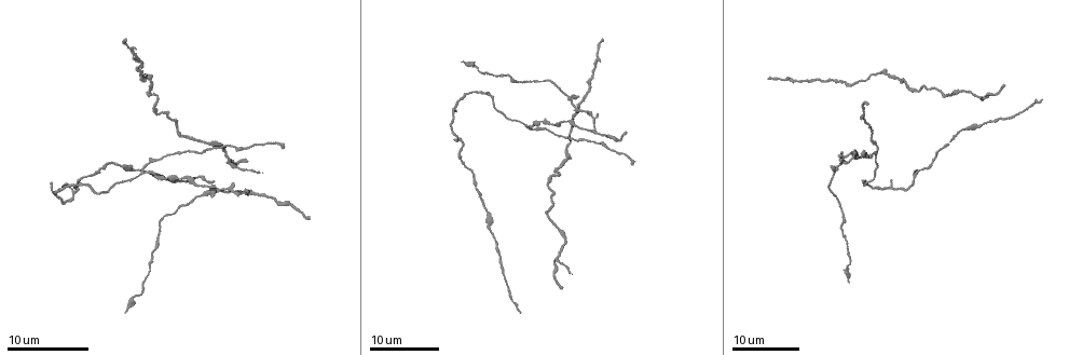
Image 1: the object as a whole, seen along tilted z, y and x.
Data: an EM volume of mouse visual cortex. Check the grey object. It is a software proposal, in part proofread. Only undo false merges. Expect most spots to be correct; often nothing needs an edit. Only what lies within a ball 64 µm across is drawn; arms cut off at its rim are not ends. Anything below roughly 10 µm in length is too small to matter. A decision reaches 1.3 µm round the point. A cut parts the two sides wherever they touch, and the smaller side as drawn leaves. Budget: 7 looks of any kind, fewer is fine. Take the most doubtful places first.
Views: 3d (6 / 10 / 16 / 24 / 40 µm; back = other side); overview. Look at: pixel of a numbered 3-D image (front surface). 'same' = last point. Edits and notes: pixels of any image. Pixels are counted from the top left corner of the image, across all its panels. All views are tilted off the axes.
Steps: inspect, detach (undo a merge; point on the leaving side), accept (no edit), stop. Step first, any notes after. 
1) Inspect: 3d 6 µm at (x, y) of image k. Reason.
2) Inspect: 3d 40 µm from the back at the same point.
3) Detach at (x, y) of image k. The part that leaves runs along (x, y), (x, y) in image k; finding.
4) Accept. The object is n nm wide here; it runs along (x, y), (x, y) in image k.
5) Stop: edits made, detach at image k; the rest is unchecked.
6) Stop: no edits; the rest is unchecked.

Inspect: 3d 16 µm at (144, 173) of image 1. Arms part here.

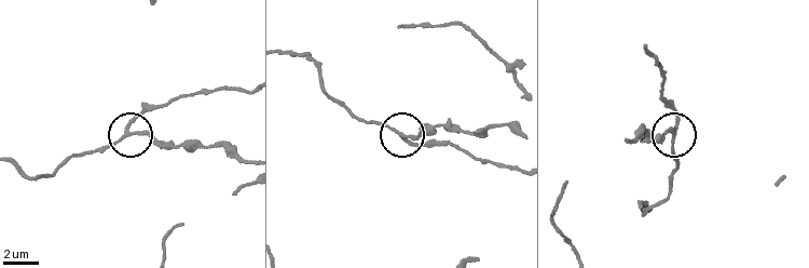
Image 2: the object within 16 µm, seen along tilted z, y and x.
Inspect: 3d 10 µm at (129, 134) of image 2. Zoom in.

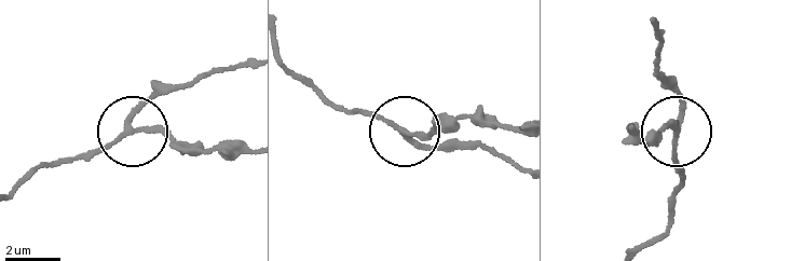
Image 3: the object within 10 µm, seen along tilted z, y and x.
Accept. 3 arms meet here; it runs along (638, 248), (662, 237), (679, 193), (680, 107), (670, 80) in image 3; all the same neuron.

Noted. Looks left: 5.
Inspect: 3d 16 µm at (179, 178) of image 1. Thin neck.

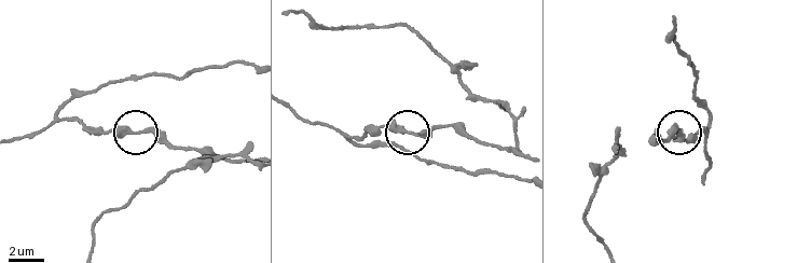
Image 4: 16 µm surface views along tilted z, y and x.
Inspect: 3d 10 µm at (406, 131) of image 4.

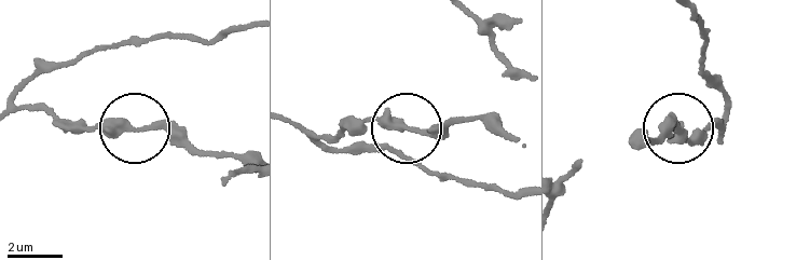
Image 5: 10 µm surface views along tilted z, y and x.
Accept. It runs along (290, 121), (339, 137), (386, 114), (416, 130), (460, 119) in image 5; all the same neuron.

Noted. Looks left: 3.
Inspect: 3d 16 µm at (100, 194) of image 1. Calibre changes.

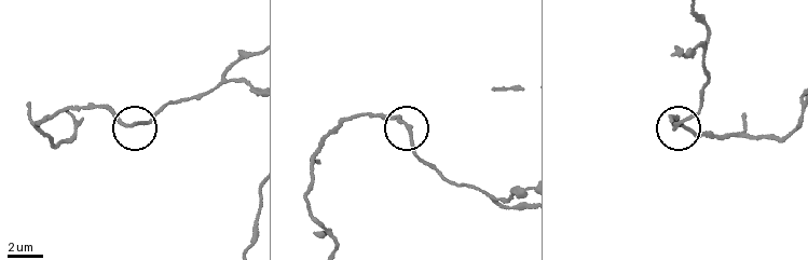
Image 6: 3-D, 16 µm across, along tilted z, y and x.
Inspect: 3d 6 µm at (135, 124) of image 6.

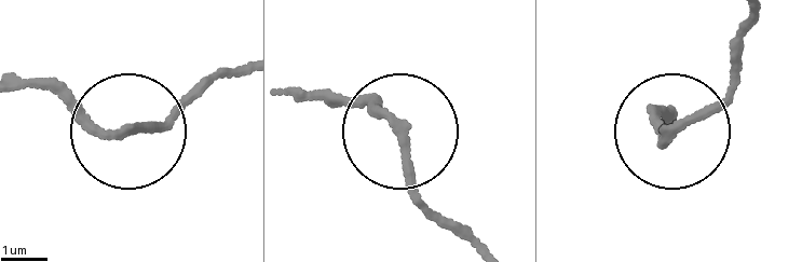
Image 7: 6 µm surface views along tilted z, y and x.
Accept. The object is 210 nm wide here; it runs along (19, 90), (57, 93), (146, 134), (189, 104) in image 7; one neuron here.

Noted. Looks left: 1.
Stop: no edits; the rest is unchecked.

